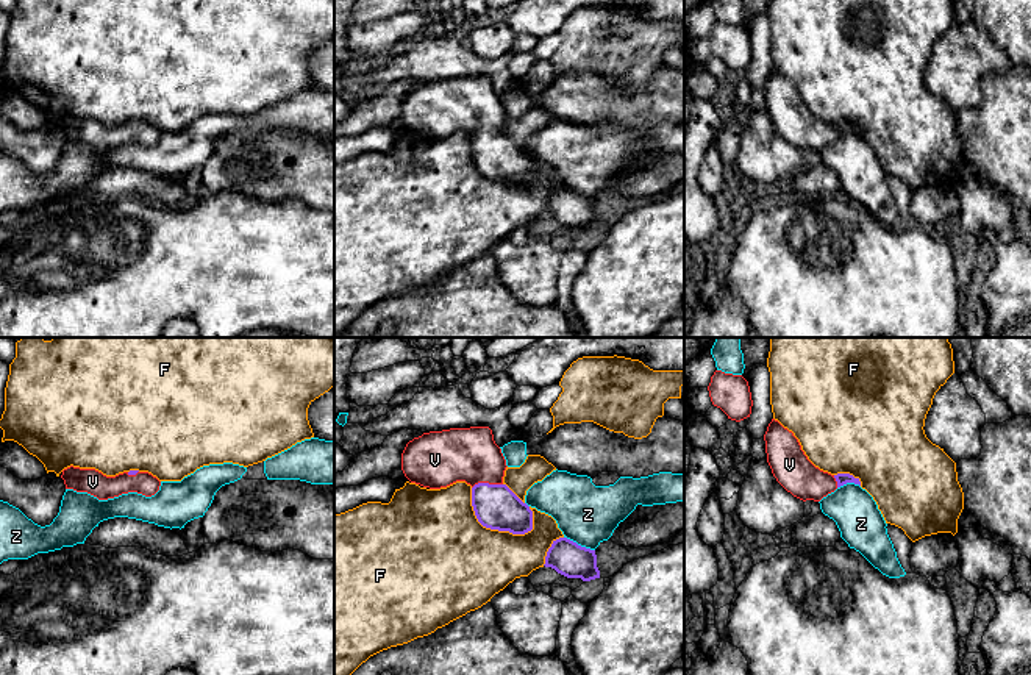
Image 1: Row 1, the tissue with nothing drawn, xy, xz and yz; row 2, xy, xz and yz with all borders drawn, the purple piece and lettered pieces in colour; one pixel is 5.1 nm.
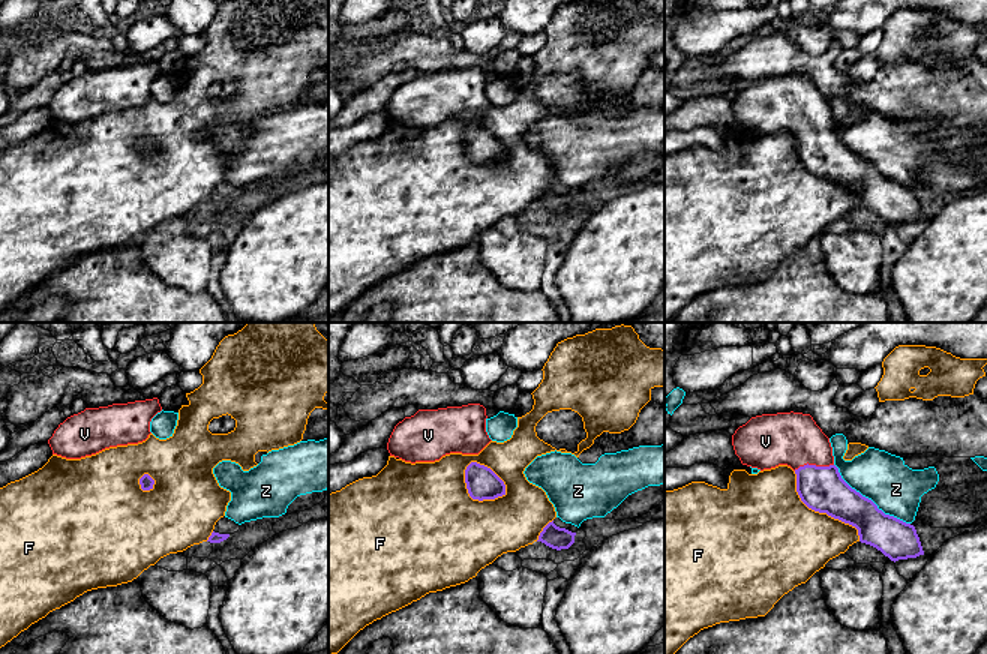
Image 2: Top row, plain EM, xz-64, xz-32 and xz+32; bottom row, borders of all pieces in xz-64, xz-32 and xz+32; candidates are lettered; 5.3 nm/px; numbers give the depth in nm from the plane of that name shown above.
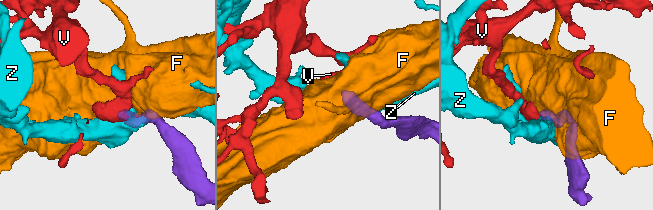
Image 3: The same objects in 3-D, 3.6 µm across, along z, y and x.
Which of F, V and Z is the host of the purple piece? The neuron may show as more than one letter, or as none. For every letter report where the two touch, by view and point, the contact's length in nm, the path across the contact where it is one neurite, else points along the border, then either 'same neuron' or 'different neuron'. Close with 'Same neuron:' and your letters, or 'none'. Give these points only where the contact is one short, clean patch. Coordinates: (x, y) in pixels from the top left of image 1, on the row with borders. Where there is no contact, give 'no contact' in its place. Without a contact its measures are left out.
F: contact xz (489, 527); length 380 nm; different neuron
V: contact xz (486, 483); length 160 nm; way xz (495, 507), (486, 483), (483, 467), (470, 455); same neuron
Z: contact xz (580, 546); length 180 nm; different neuron
Same neuron: V

